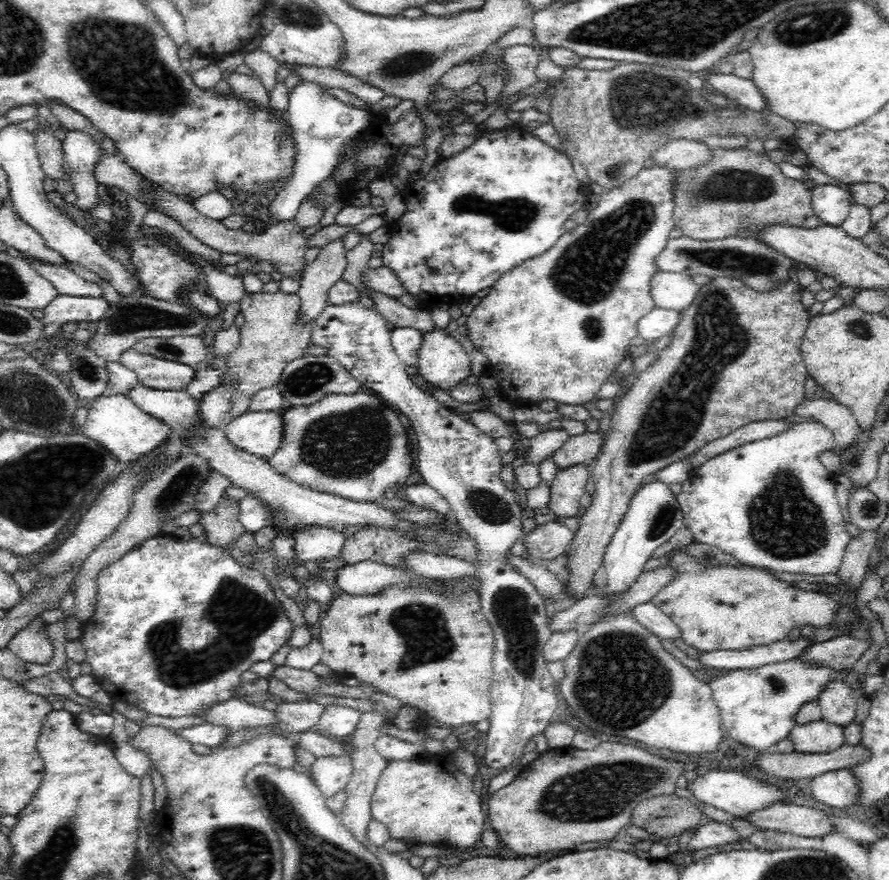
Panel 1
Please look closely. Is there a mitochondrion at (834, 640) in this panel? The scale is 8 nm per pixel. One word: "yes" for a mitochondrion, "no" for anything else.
no

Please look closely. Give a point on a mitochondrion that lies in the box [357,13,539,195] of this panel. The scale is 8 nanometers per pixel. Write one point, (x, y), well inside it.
(408, 65)

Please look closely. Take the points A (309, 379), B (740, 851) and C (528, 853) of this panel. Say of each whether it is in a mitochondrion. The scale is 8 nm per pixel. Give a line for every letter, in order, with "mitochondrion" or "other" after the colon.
A: mitochondrion
B: other
C: other

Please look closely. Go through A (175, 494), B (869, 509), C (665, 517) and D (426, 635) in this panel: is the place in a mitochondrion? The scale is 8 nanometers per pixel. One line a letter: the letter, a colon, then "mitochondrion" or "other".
A: mitochondrion
B: mitochondrion
C: mitochondrion
D: mitochondrion

